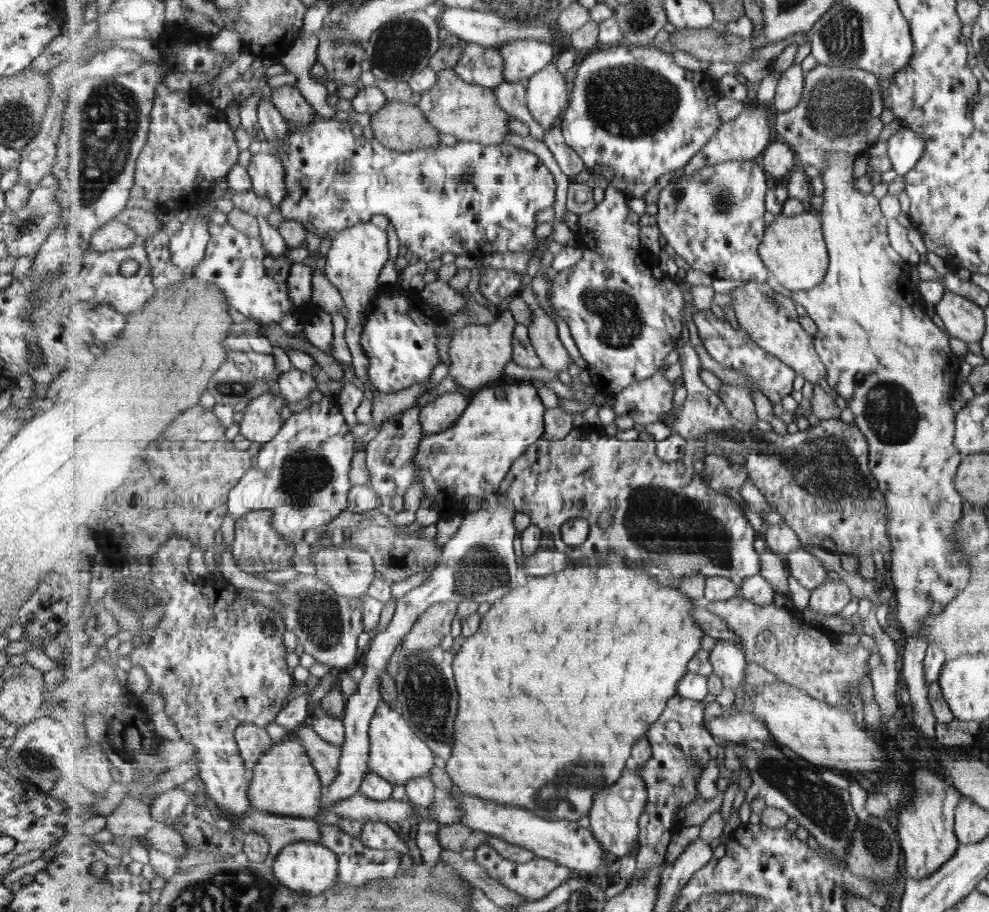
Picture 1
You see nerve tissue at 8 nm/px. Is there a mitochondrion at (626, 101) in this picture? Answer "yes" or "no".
yes

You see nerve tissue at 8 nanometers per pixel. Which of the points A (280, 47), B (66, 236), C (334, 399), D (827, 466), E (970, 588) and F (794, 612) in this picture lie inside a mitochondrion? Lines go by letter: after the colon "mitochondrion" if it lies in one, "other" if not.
A: other
B: mitochondrion
C: other
D: mitochondrion
E: other
F: other

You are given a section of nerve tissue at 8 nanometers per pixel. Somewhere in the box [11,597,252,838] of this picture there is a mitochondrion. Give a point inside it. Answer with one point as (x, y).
(32, 758)

